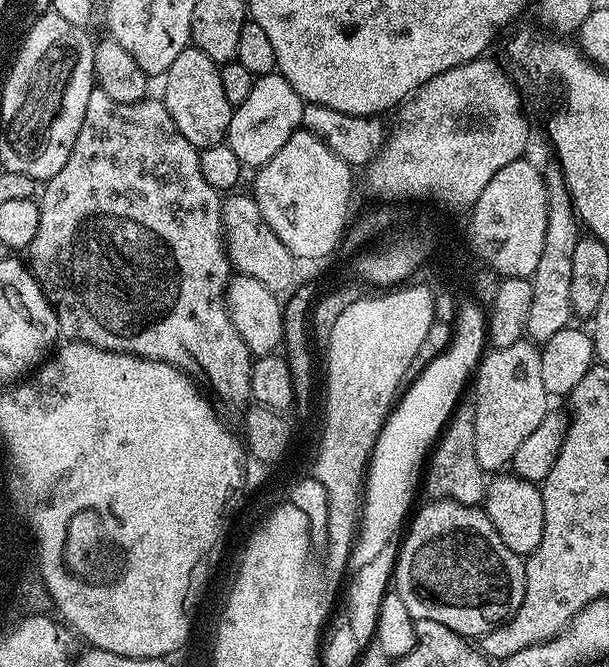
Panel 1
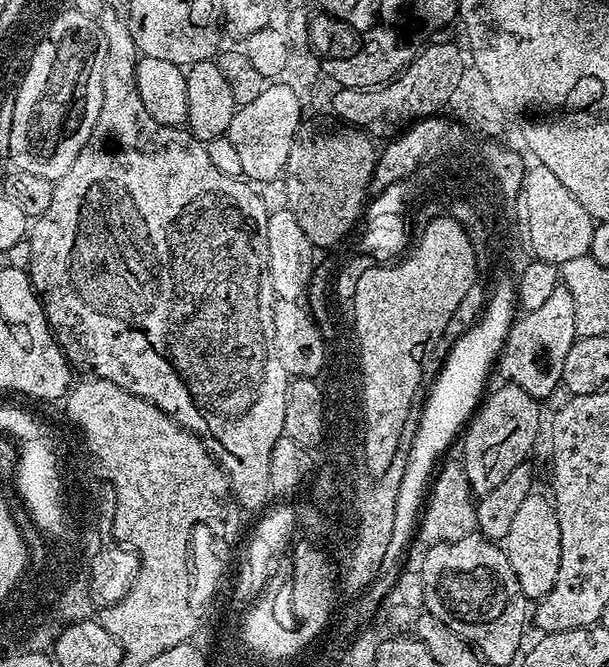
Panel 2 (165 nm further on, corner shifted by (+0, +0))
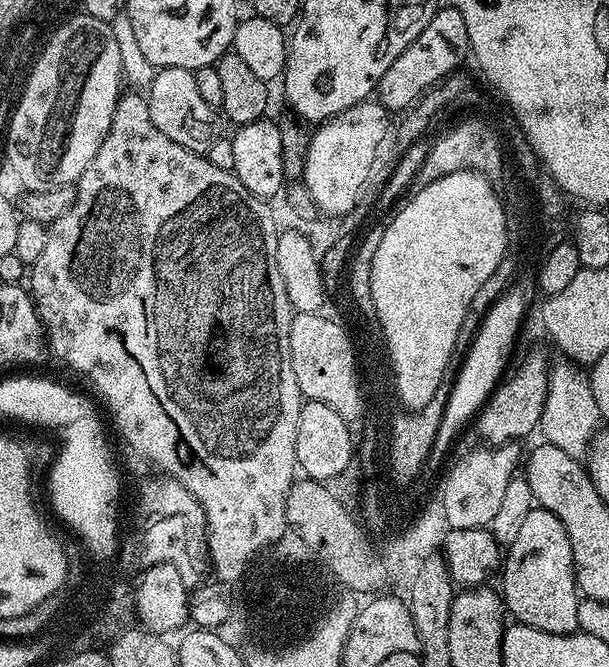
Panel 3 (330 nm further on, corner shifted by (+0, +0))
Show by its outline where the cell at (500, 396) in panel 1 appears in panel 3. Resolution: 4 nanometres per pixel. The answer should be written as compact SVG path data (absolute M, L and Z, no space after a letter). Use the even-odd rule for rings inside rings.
M519 443L480 447L484 448L476 448L473 452L466 453L445 474L444 485L438 491L439 500L445 506L449 528L488 528L491 520L503 510L508 487L512 484L512 475L515 472L517 475L518 465L522 460Z

